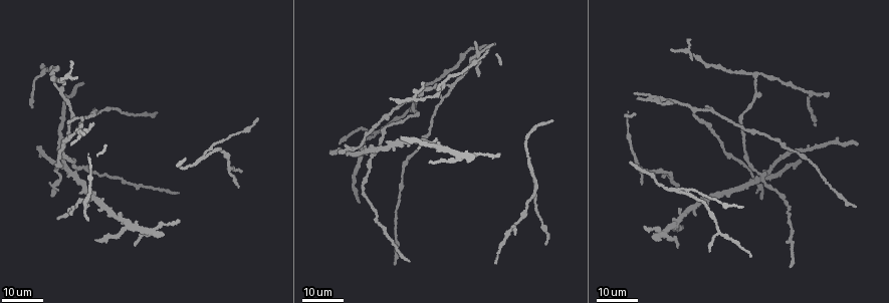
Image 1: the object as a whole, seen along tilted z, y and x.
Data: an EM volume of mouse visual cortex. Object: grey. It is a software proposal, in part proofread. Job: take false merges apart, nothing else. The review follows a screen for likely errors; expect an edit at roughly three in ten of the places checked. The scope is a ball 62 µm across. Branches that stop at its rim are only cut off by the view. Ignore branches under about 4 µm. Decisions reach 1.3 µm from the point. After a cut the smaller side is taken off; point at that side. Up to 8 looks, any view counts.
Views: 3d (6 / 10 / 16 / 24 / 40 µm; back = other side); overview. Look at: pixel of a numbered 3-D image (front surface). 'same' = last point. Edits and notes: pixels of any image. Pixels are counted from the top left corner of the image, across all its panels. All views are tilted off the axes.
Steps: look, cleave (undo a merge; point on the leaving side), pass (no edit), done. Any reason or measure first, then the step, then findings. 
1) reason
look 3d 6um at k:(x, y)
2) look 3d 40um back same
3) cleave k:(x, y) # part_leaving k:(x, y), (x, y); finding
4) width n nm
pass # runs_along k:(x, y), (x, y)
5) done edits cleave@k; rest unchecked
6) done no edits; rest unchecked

calibre changes
look 3d 16um at 1:(403, 168)

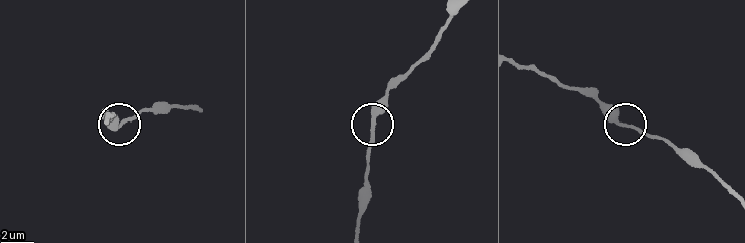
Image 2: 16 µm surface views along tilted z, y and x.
look 3d 6um at 2:(617, 120)

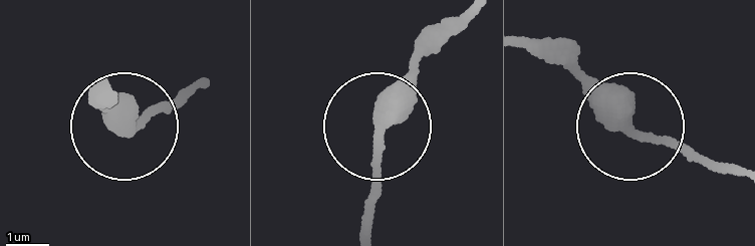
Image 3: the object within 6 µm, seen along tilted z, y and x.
width 400 nm
pass # runs_along 3:(527, 46), (655, 139), (736, 173); one neuron here

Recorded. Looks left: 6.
sudden change in width
look 3d 24um at 1:(212, 143)

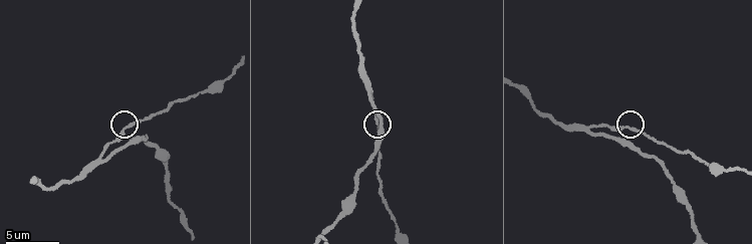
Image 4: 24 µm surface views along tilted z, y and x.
look 3d 6um at 4:(629, 129)

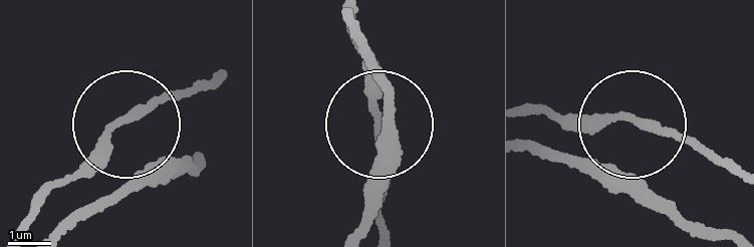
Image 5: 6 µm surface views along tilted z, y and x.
pass # one neuron here

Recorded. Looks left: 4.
small branch off a trunk
look 3d 6um at 4:(99, 159)

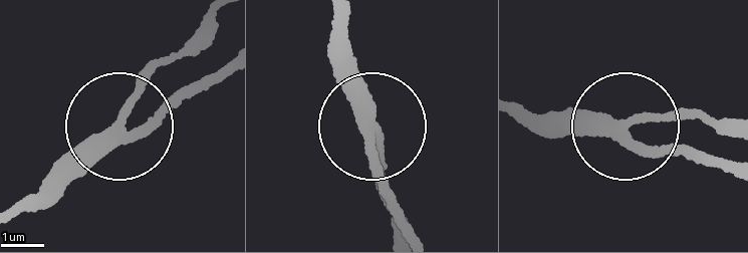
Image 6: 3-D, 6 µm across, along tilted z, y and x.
look 3d 6um back at 6:(120, 128)

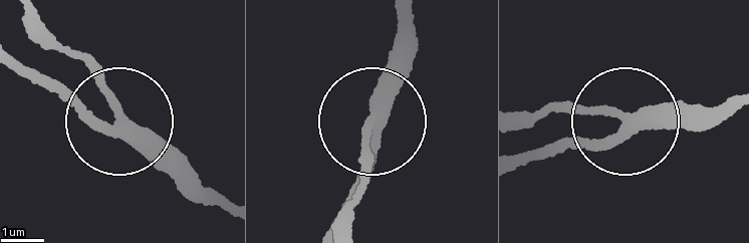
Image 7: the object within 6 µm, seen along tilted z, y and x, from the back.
side_arm 24 um
pass # all the same neuron

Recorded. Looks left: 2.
three arms meet
look 3d 16um at 1:(74, 165)

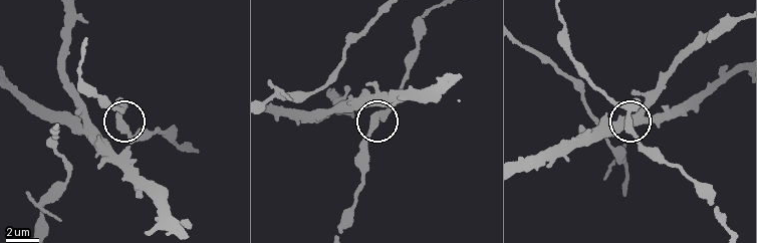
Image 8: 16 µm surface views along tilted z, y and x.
look 3d 6um at 8:(627, 125)

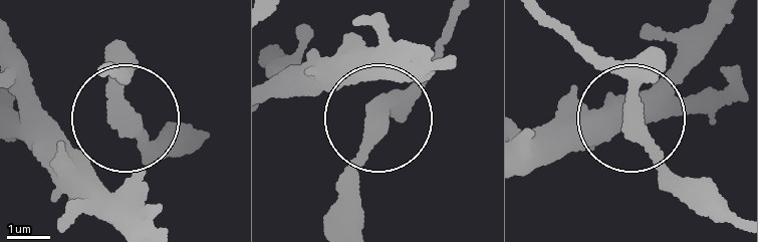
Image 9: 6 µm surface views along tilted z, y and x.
arms 3
pass # runs_along 9:(347, 63), (374, 127), (337, 227); all the same neuron

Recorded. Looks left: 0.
done no edits; rest unchecked

